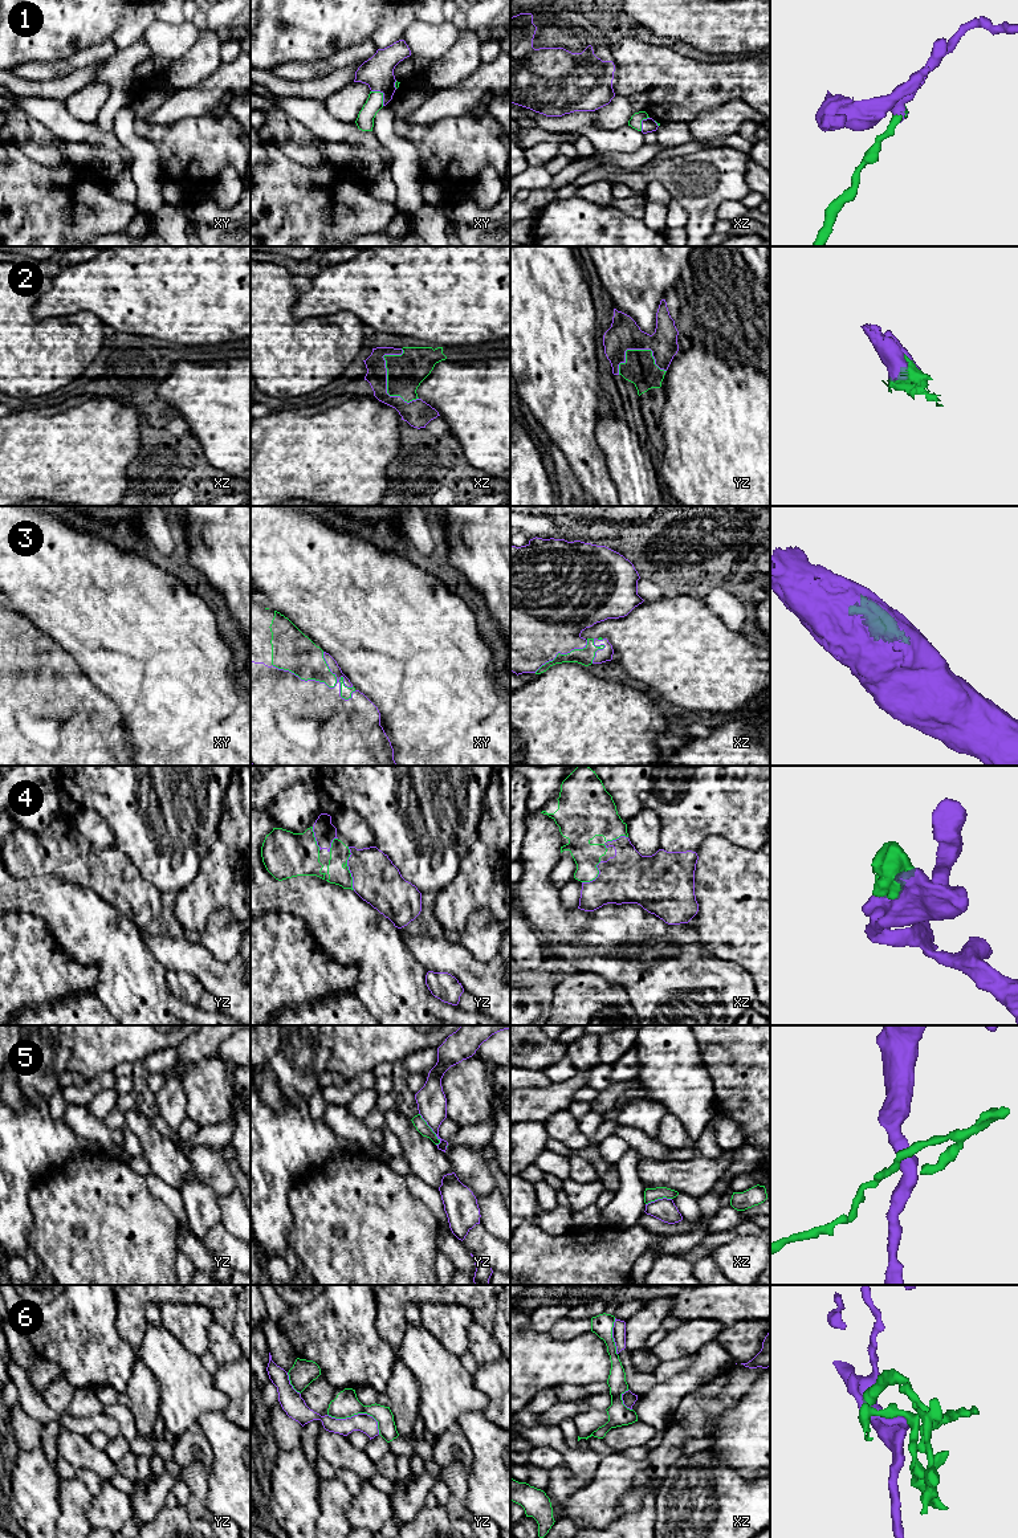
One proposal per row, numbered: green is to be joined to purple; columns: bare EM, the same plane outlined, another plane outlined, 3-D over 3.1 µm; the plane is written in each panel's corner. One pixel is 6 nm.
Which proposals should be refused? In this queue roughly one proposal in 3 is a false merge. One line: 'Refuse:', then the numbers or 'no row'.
Refuse: 5, 6

